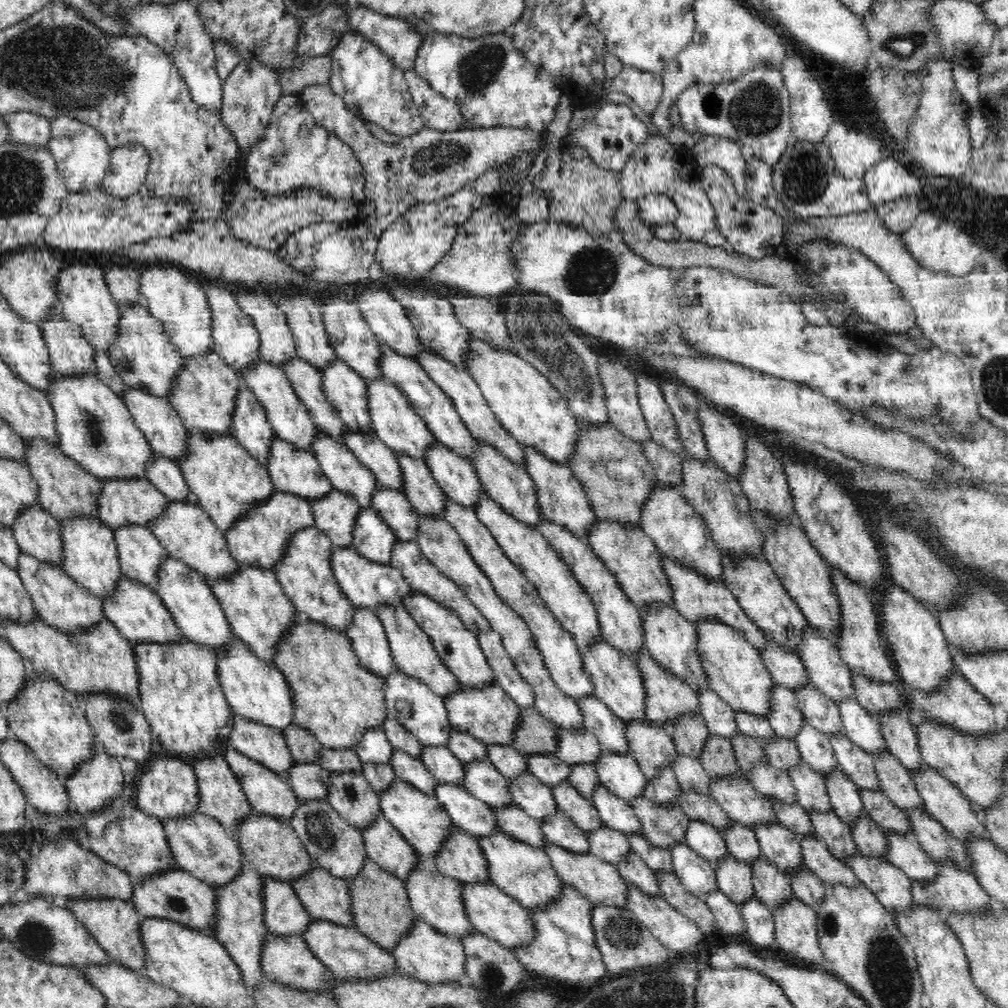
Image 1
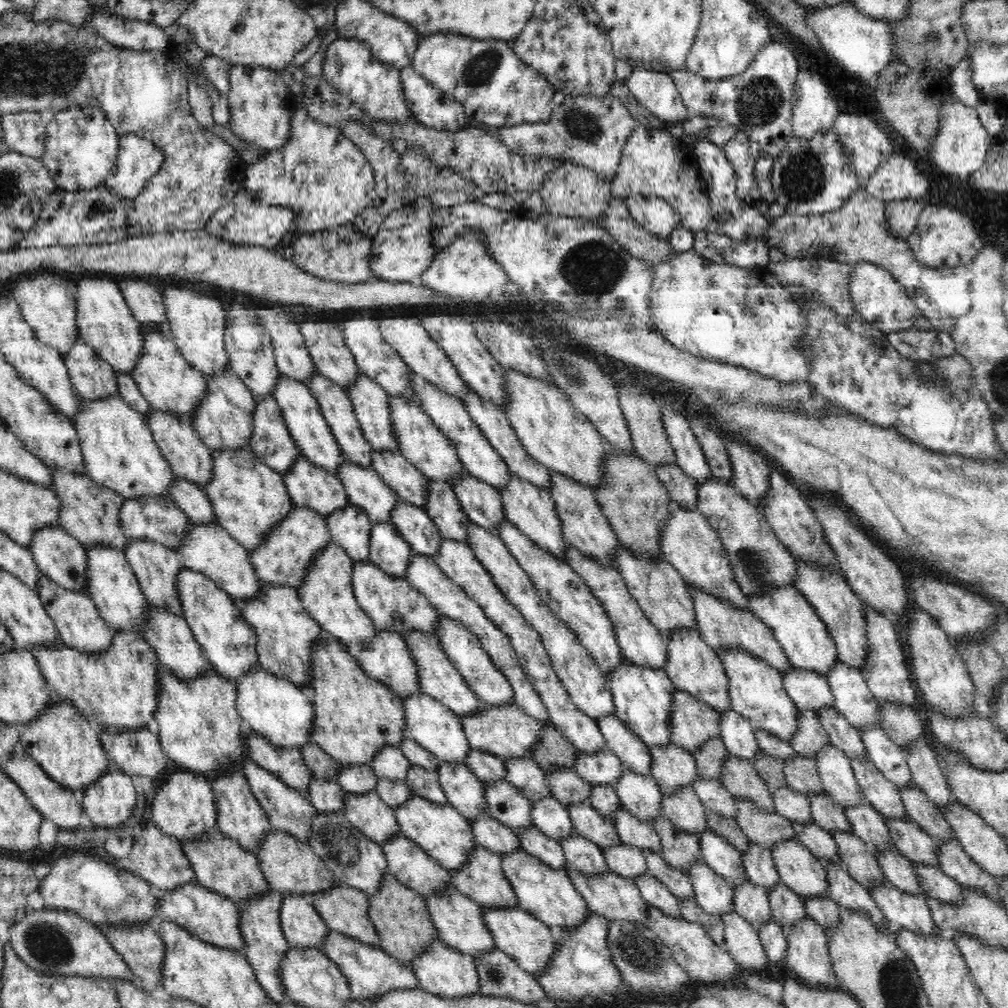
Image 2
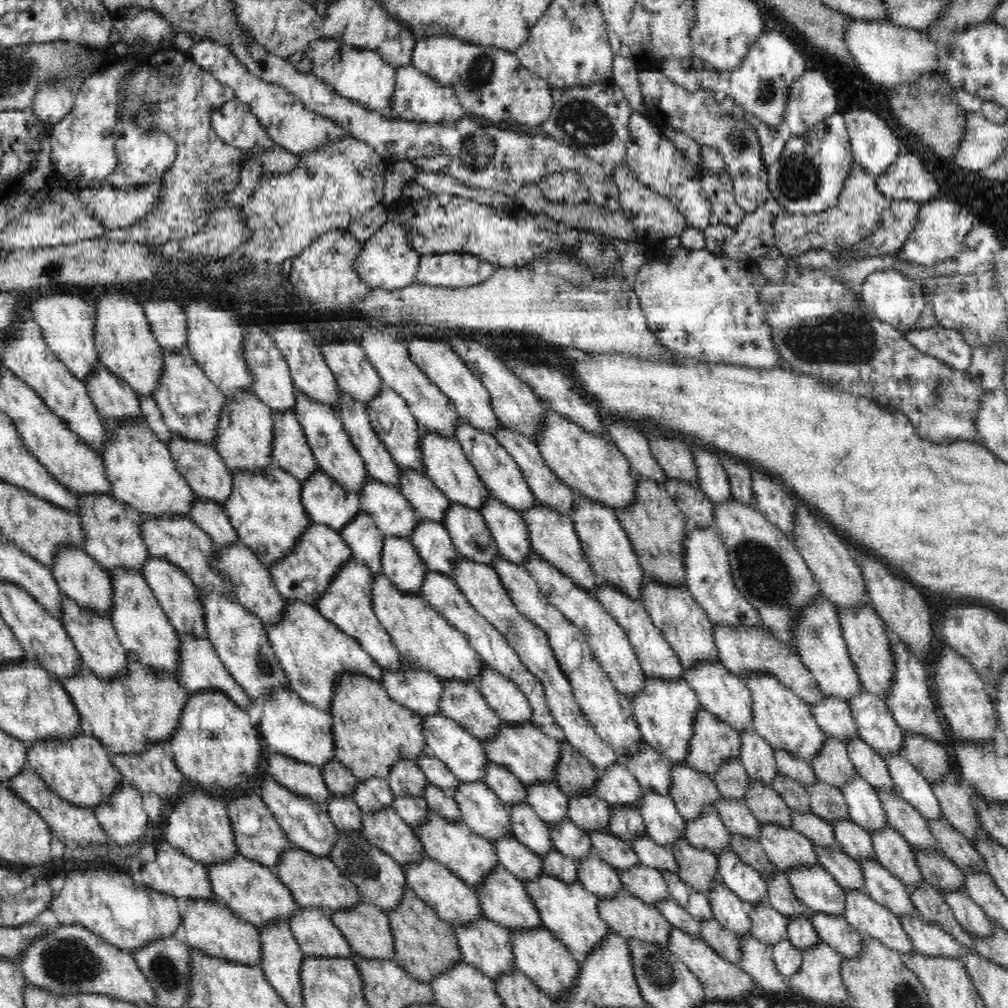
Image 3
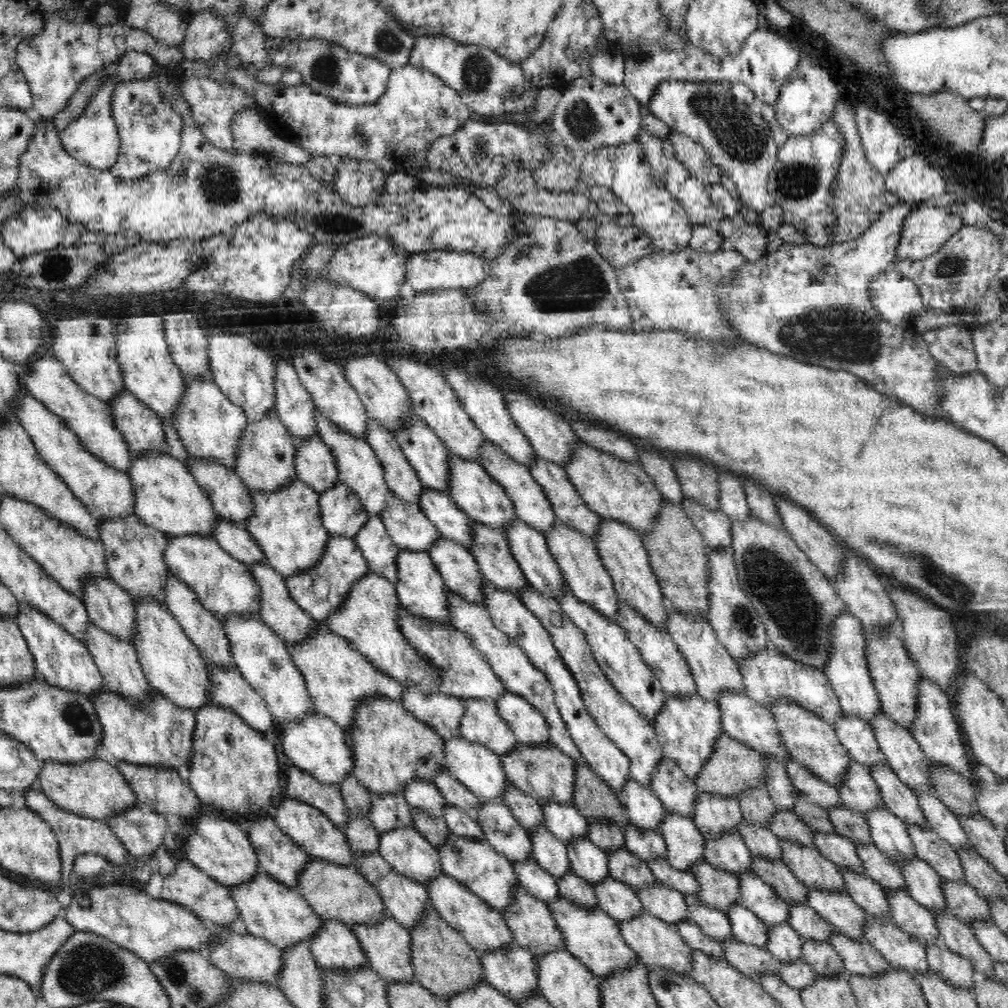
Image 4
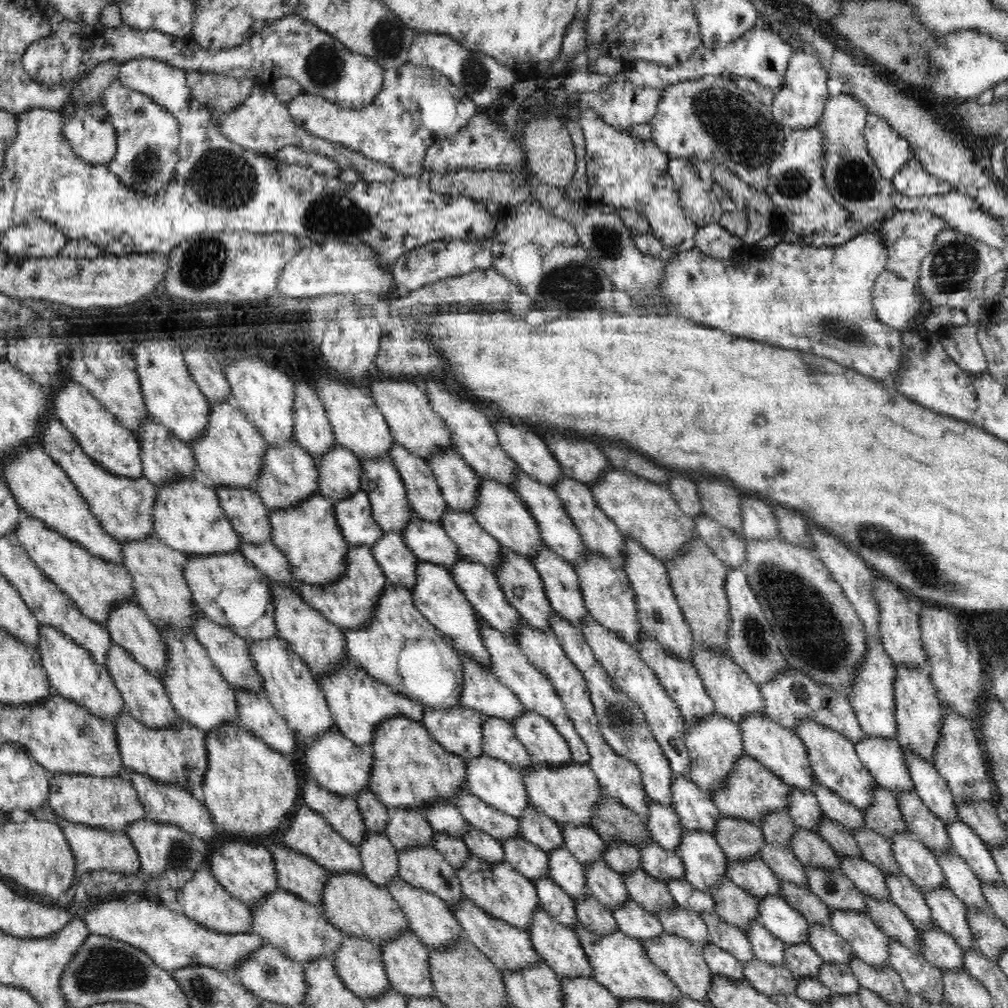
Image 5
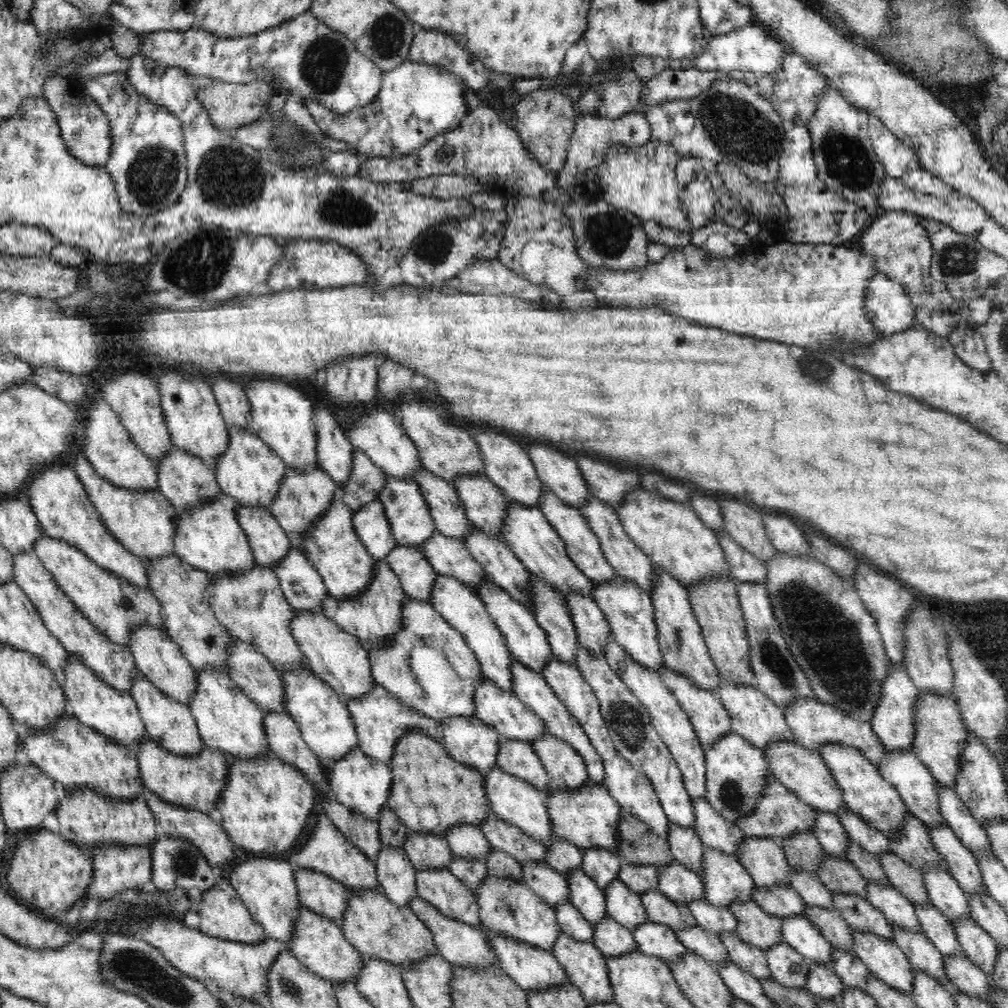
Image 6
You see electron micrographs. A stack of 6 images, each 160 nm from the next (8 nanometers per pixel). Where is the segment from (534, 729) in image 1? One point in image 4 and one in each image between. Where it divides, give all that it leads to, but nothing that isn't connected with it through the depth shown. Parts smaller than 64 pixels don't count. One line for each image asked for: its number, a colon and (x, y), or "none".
2: (554, 751)
3: (576, 774)
4: (595, 799)

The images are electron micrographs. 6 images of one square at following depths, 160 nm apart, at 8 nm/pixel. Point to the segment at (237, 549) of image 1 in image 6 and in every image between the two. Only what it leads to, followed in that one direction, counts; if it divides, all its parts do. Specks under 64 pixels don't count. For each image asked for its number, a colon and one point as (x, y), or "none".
2: (282, 559)
3: (304, 574)
4: (319, 590)
5: (350, 602)
6: (374, 615)

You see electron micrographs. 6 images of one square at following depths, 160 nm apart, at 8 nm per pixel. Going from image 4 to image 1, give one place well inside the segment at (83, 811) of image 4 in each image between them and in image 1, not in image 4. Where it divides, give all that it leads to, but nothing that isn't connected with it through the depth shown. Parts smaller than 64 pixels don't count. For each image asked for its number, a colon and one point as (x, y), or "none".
1: (49, 719)
2: (67, 747)
3: (80, 770)

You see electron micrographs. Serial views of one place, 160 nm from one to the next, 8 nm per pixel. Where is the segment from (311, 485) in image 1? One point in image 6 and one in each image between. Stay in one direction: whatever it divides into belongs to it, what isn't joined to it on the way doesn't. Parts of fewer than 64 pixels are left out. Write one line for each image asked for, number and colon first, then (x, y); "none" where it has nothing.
2: (308, 485)
3: (325, 501)
4: (342, 513)
5: (354, 516)
6: (371, 524)

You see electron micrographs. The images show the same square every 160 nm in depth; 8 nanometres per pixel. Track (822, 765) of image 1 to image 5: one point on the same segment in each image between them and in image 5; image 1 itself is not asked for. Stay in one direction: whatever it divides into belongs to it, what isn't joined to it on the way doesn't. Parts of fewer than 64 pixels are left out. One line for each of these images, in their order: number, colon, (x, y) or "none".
2: (835, 770)
3: (864, 807)
4: (889, 833)
5: (916, 861)

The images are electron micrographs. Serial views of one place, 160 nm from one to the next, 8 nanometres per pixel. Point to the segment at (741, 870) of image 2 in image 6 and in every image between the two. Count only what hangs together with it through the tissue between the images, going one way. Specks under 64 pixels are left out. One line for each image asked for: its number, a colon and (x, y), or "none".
3: (748, 884)
4: (756, 895)
5: (787, 924)
6: (802, 935)

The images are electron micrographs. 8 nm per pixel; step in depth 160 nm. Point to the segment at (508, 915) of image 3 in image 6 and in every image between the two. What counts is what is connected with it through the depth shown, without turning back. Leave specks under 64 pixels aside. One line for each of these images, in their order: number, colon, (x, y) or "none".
4: (533, 927)
5: (558, 946)
6: (586, 966)

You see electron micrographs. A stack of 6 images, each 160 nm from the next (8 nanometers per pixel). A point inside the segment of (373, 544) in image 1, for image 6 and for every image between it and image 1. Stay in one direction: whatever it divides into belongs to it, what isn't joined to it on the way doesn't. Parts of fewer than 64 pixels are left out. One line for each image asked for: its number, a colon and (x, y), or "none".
2: (387, 549)
3: (401, 563)
4: (420, 588)
5: (436, 595)
6: (461, 607)

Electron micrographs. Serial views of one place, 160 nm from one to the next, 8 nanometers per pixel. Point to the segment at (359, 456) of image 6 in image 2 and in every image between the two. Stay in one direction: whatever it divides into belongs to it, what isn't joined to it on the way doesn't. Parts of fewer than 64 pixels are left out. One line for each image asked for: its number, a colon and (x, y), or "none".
2: (271, 442)
3: (291, 452)
4: (315, 465)
5: (339, 470)

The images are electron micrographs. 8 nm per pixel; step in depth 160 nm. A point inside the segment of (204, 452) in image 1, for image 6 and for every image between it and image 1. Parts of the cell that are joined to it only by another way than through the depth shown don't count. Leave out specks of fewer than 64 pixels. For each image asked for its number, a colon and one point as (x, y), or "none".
2: (248, 498)
3: (265, 508)
4: (286, 523)
5: (309, 536)
6: (331, 544)

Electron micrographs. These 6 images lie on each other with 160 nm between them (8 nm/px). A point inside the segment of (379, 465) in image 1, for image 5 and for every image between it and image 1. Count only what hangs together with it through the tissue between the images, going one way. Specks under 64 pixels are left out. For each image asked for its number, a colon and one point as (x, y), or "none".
2: (409, 485)
3: (429, 502)
4: (451, 522)
5: (474, 543)

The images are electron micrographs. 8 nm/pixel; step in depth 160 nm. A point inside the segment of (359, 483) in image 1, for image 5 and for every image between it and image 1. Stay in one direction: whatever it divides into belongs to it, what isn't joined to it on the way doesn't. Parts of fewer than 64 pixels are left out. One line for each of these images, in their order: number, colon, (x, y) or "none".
2: (366, 490)
3: (393, 514)
4: (408, 526)
5: (426, 539)

